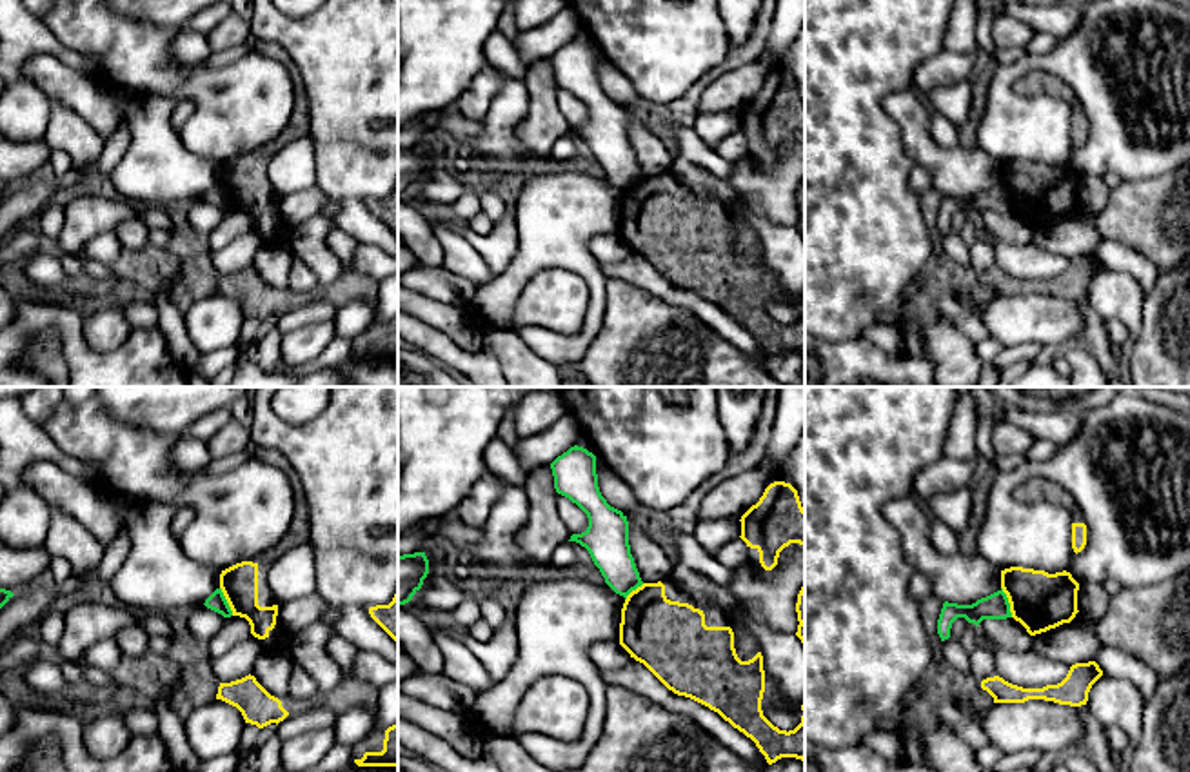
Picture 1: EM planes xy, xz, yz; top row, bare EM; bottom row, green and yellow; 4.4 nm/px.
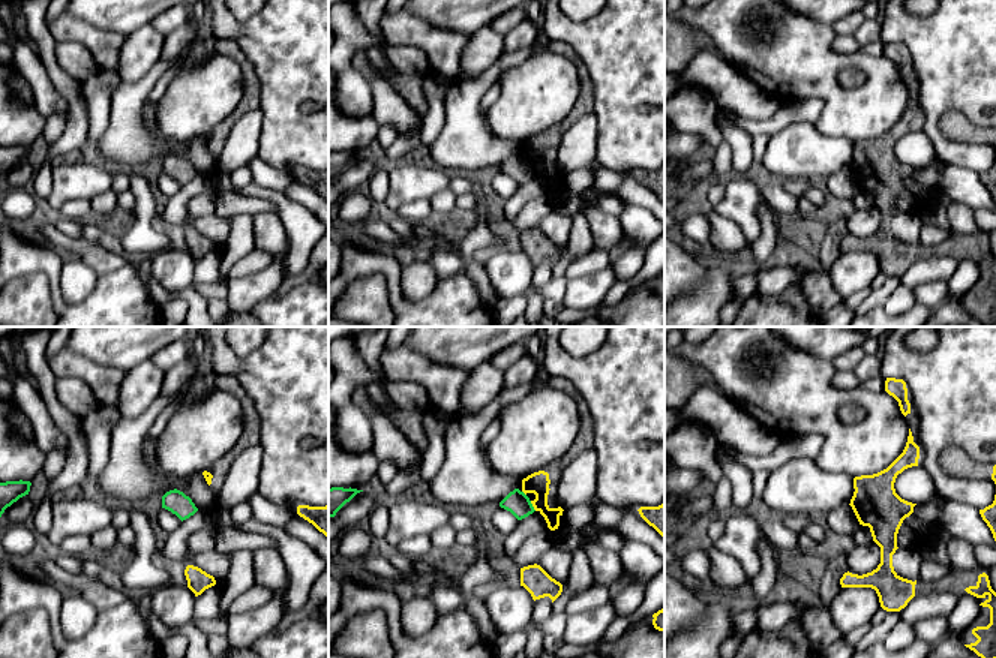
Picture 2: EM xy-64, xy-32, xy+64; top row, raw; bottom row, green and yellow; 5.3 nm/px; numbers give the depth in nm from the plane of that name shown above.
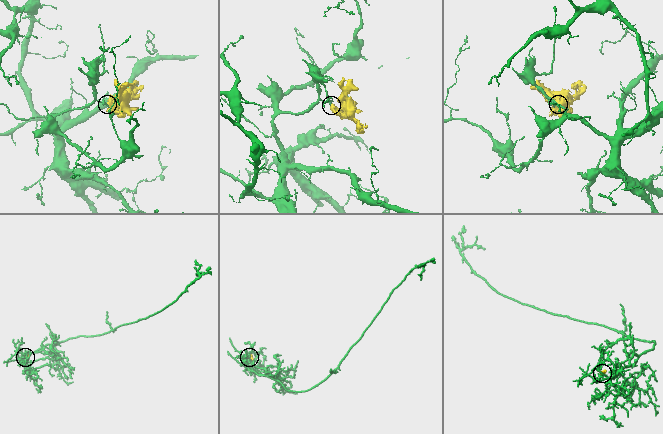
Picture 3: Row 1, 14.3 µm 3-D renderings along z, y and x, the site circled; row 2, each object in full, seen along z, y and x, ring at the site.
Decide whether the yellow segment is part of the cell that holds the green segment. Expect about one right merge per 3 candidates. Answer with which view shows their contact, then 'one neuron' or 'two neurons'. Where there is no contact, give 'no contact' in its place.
yz | two neurons

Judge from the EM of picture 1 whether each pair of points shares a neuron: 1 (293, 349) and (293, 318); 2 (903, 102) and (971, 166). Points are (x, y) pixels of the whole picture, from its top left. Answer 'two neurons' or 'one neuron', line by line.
1: two neurons
2: one neuron

